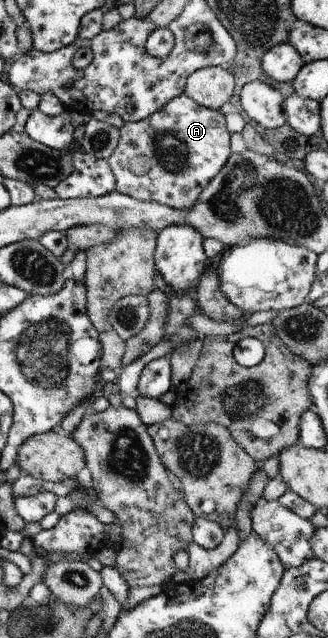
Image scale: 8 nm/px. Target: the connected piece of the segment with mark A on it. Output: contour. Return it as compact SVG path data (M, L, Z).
M181 94L145 120L125 122L119 147L107 160L115 175L115 191L139 201L157 202L175 209L191 209L232 154L226 119Z

